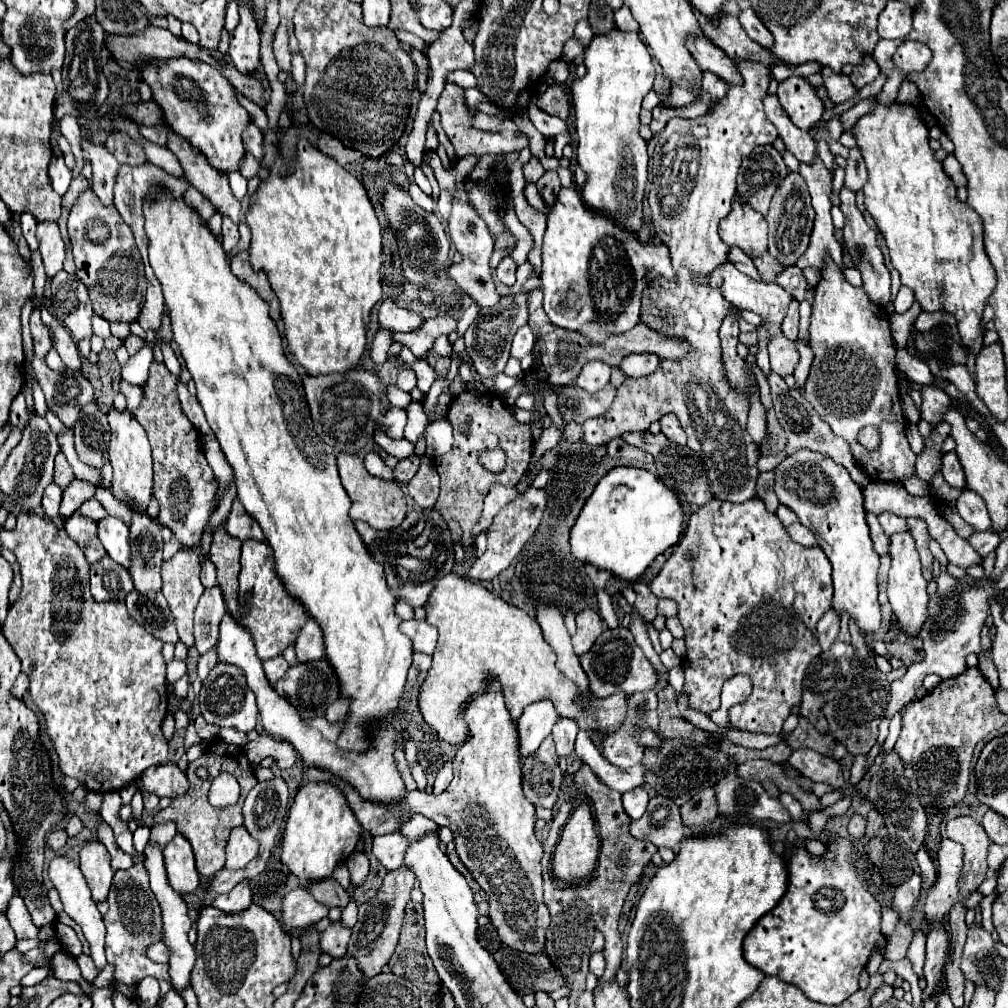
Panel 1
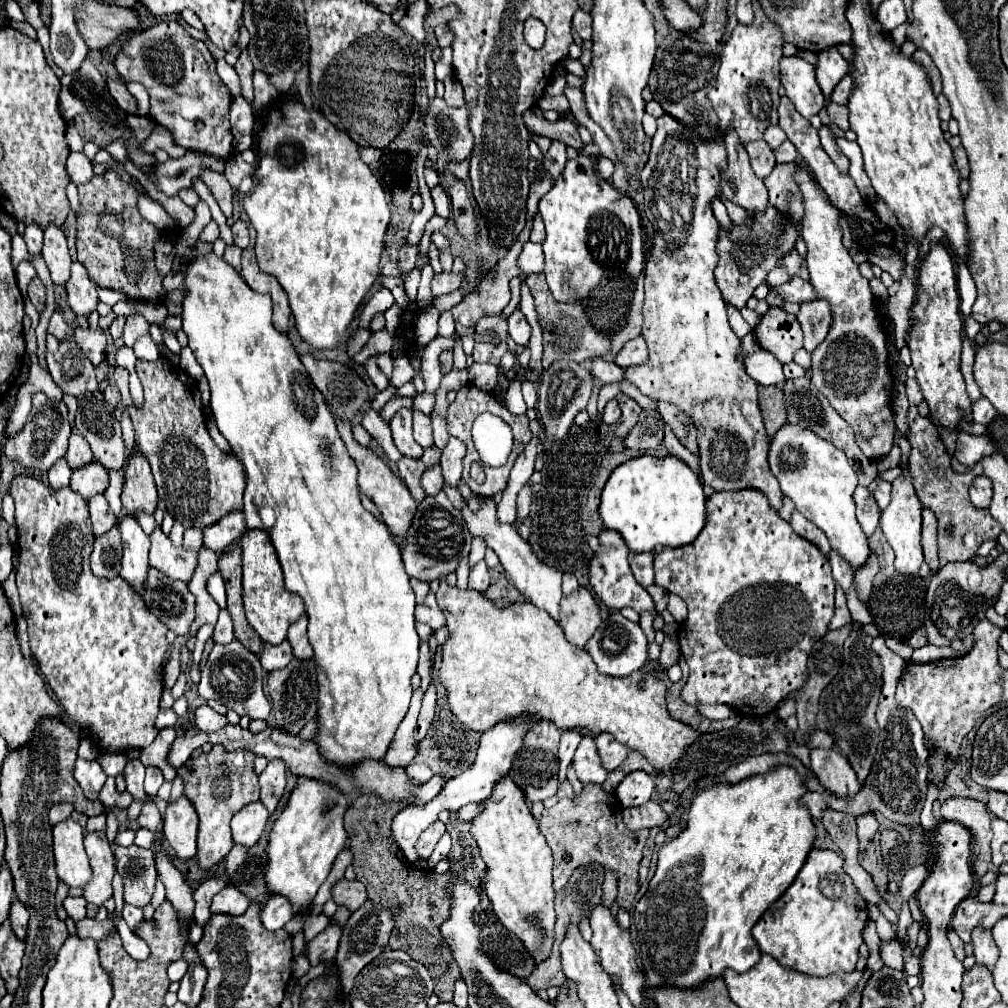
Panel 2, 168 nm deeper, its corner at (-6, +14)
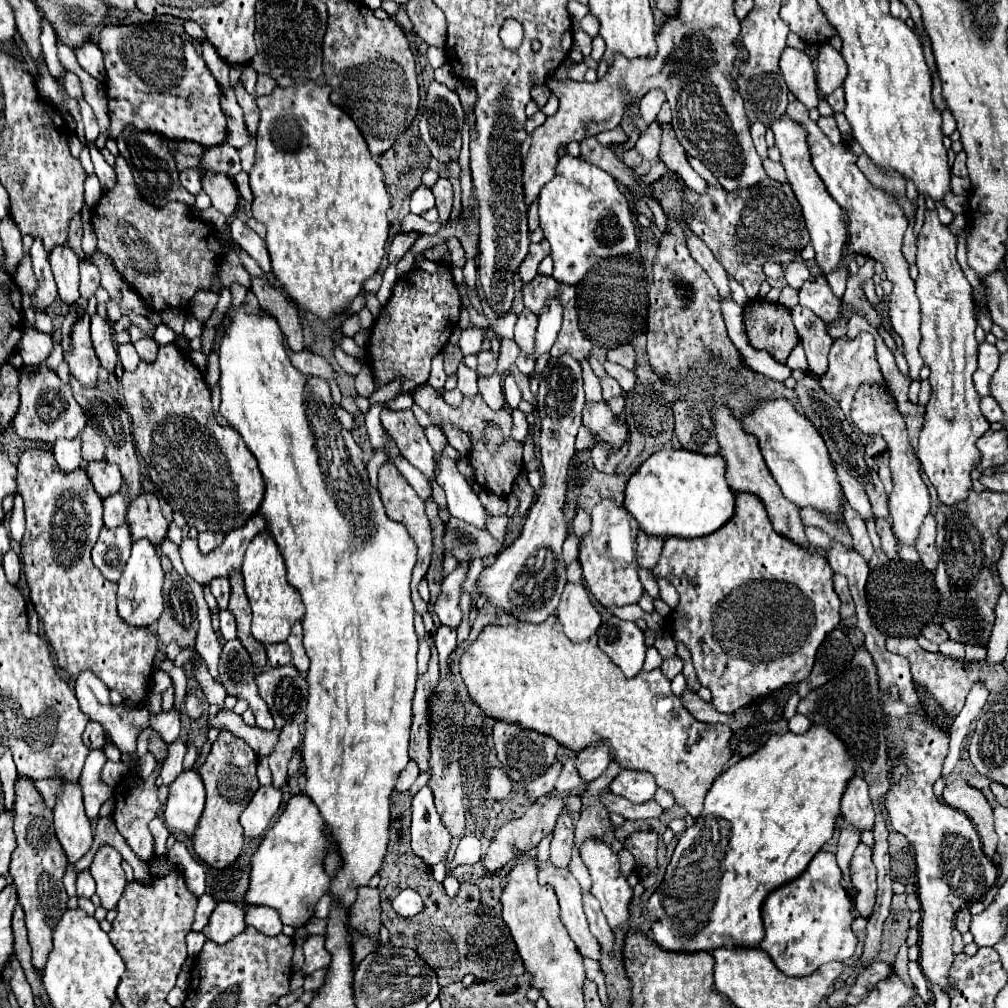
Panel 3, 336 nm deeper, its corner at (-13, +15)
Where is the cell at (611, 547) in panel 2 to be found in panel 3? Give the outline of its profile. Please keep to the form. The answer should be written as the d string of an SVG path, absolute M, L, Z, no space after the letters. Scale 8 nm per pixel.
M603 500L591 512L591 532L579 544L579 562L583 568L583 578L591 594L605 606L627 606L637 604L643 596L643 584L639 580L639 566L635 560L635 540L639 526L621 506L611 500Z

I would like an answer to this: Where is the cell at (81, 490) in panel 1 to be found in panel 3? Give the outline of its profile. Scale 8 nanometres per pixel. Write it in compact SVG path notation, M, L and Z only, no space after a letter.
M105 460L101 462L89 462L87 464L87 476L95 488L95 492L101 498L107 498L109 494L119 492L121 488L121 472L115 464L109 464Z

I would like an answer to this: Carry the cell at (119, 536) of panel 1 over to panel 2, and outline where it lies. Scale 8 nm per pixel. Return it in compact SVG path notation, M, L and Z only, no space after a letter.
M122 517L120 521L120 535L122 535L122 547L124 547L124 557L122 557L122 569L120 577L142 595L142 589L146 585L148 577L148 549L150 549L150 539L142 531L136 519L132 517Z

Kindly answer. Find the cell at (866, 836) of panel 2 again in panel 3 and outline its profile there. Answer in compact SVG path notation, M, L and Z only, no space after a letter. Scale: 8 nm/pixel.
M859 844L853 860L851 860L851 872L853 872L853 886L857 888L855 906L859 910L859 916L871 918L875 912L875 894L877 894L877 872L871 862L871 848L867 844Z

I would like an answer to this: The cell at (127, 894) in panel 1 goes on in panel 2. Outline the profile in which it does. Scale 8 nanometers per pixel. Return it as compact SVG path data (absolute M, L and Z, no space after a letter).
M114 845L116 869L124 881L124 901L136 907L150 903L156 883L154 853L136 845Z

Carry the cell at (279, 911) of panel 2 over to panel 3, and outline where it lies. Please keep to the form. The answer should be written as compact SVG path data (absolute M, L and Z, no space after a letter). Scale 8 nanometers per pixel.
M251 906L245 914L245 922L247 926L255 926L265 936L277 936L283 930L279 912L269 906Z

